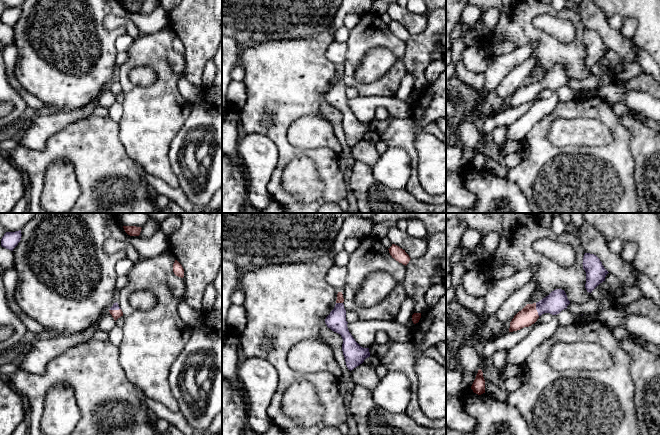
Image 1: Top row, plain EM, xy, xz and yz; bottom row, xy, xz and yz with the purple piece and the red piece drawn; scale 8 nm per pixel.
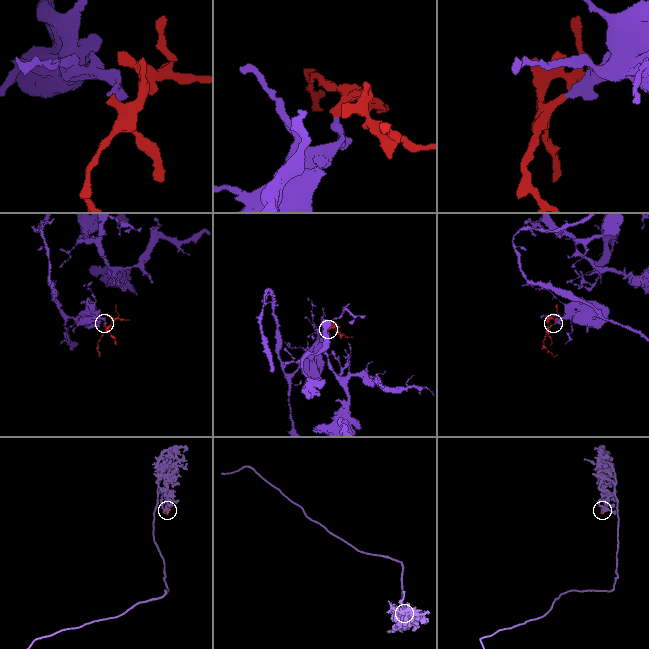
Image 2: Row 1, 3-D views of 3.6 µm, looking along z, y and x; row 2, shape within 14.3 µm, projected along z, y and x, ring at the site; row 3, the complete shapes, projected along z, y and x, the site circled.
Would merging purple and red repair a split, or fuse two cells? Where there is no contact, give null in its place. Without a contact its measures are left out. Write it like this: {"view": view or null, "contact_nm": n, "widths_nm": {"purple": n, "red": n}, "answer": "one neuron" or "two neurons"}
{"view": "yz", "contact_nm": 110, "widths_nm": {"purple": 170, "red": 150}, "answer": "one neuron"}

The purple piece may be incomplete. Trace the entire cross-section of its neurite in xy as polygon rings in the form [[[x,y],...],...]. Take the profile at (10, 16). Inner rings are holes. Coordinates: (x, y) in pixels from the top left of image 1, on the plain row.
[[[21,6],[15,8],[6,8],[1,15],[1,22],[13,27],[21,16]]]

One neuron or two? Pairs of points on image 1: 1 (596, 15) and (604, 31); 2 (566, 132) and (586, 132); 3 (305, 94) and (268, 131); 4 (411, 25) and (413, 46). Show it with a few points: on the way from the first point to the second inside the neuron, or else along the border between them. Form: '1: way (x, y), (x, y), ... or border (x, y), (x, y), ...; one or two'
1: way (596, 19), (602, 27); one
2: way (571, 132), (581, 132); one
3: way (296, 103), (277, 123); one
4: border (426, 14), (426, 27), (418, 33), (411, 34); two

